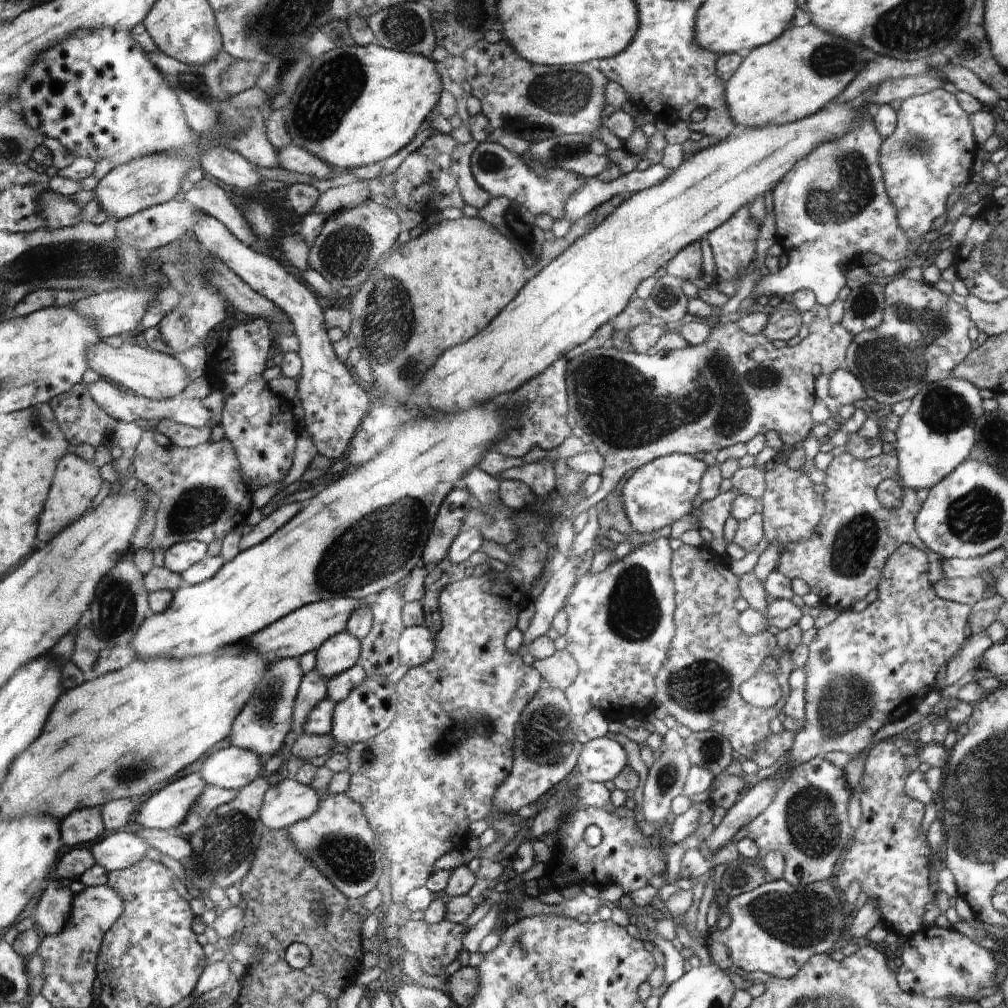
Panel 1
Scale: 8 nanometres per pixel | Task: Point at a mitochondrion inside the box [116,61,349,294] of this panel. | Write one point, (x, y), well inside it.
(197, 86)

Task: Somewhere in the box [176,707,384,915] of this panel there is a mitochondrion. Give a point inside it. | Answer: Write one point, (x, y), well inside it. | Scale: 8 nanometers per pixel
(225, 843)

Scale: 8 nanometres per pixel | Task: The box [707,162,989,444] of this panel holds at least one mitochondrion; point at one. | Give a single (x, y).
(887, 365)

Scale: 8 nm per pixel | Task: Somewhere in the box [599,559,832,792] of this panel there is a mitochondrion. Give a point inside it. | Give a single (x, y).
(634, 610)

